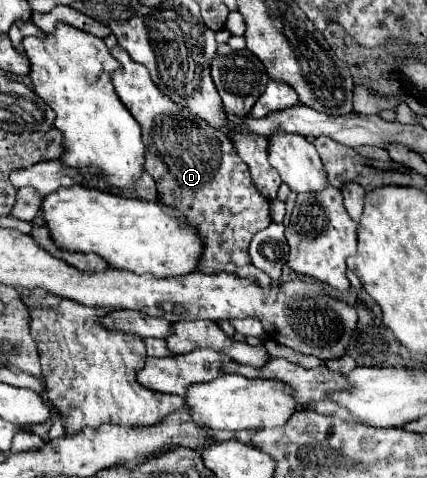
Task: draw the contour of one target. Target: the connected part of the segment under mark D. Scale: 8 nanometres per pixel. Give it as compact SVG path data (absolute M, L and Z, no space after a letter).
M114 45L110 53L122 63L122 69L114 71L110 79L116 95L142 127L142 141L146 145L144 169L158 185L158 199L162 205L178 209L204 243L196 269L210 275L234 273L268 287L272 279L252 265L248 245L258 231L272 223L270 203L262 197L262 193L258 193L250 177L250 169L238 157L230 137L222 131L218 131L216 137L216 129L212 129L206 121L192 117L188 109L182 109L180 113L180 107L152 83L148 69L132 61L120 45Z

